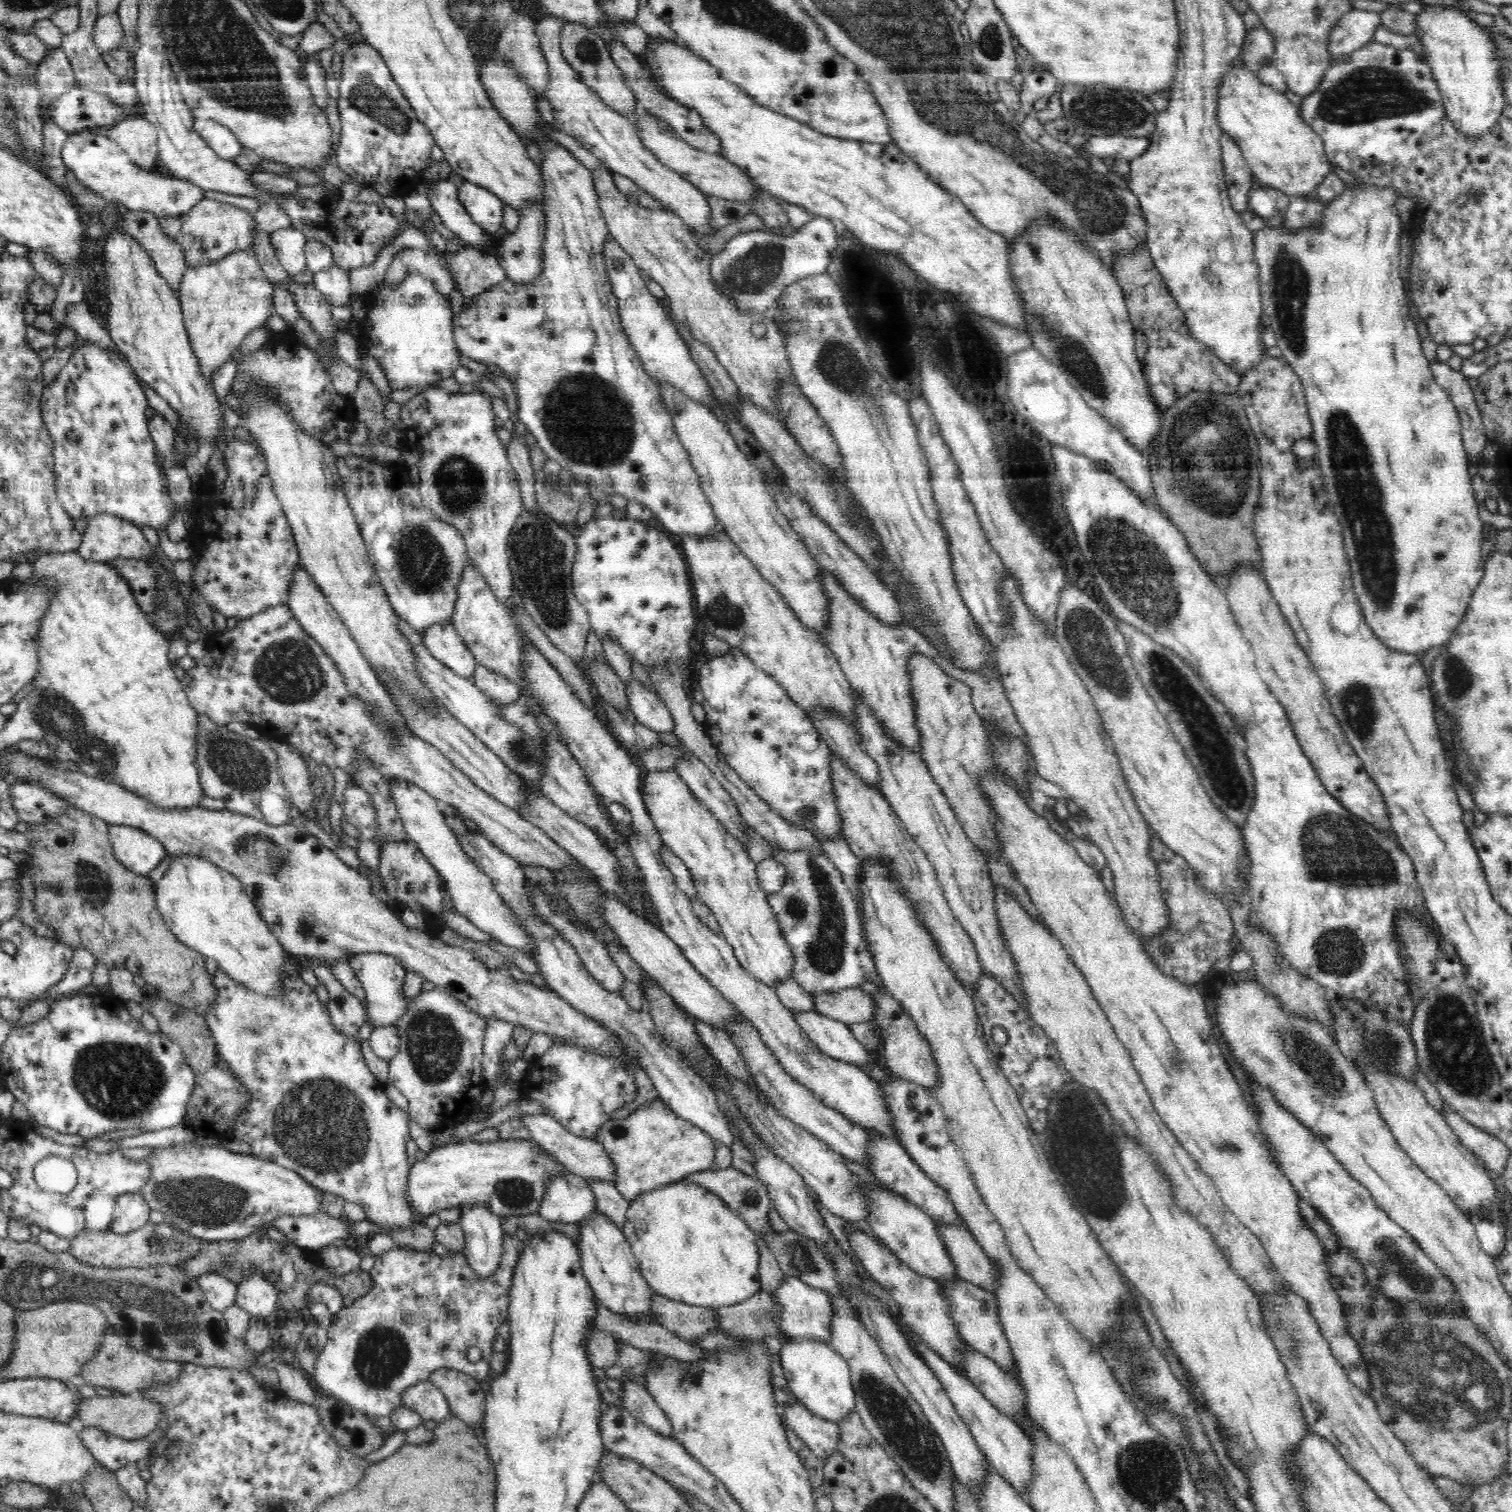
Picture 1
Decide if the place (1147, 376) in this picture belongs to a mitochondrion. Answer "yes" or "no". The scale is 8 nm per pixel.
no

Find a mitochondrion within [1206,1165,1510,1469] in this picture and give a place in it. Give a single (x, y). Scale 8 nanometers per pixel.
(1441, 1382)

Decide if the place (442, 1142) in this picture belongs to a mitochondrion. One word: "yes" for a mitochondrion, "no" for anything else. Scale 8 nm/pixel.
no

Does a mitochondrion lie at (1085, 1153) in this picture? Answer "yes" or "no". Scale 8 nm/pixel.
yes

